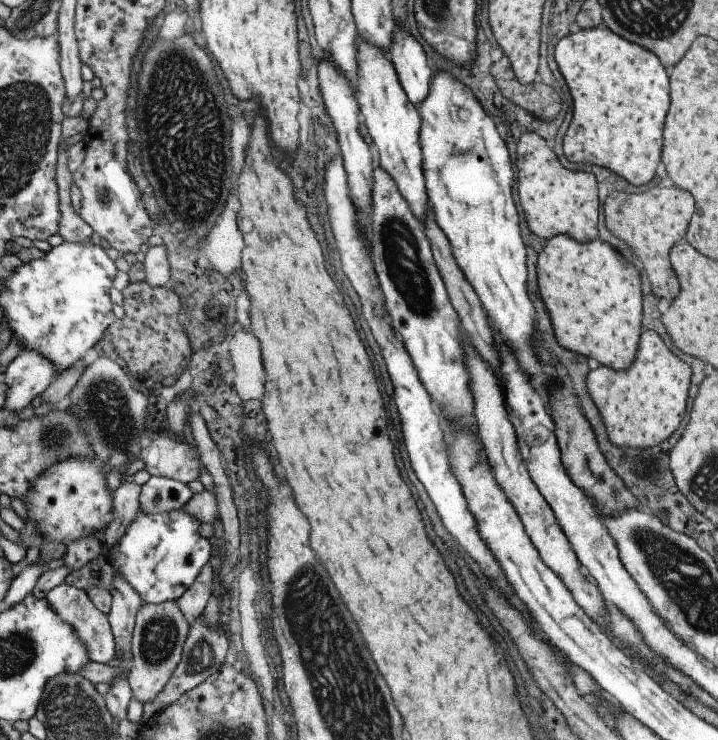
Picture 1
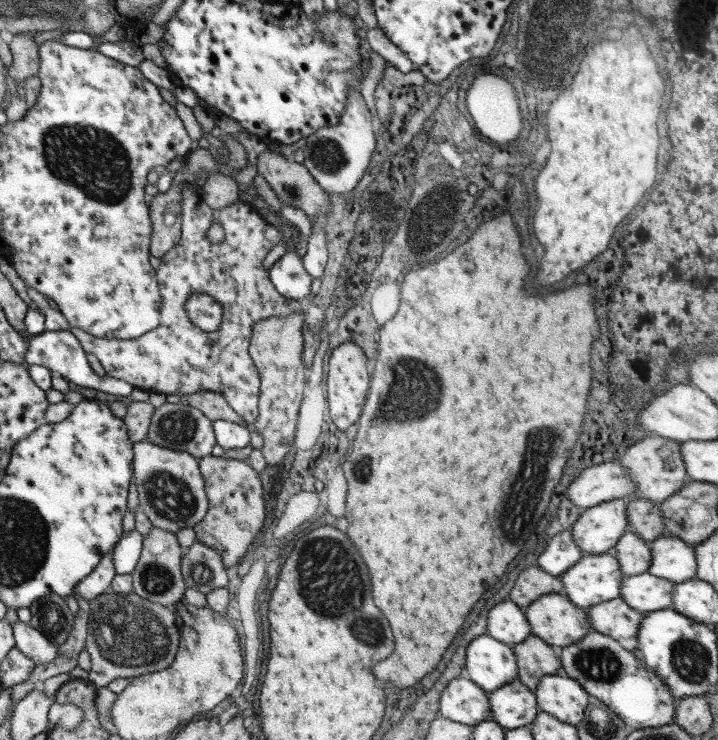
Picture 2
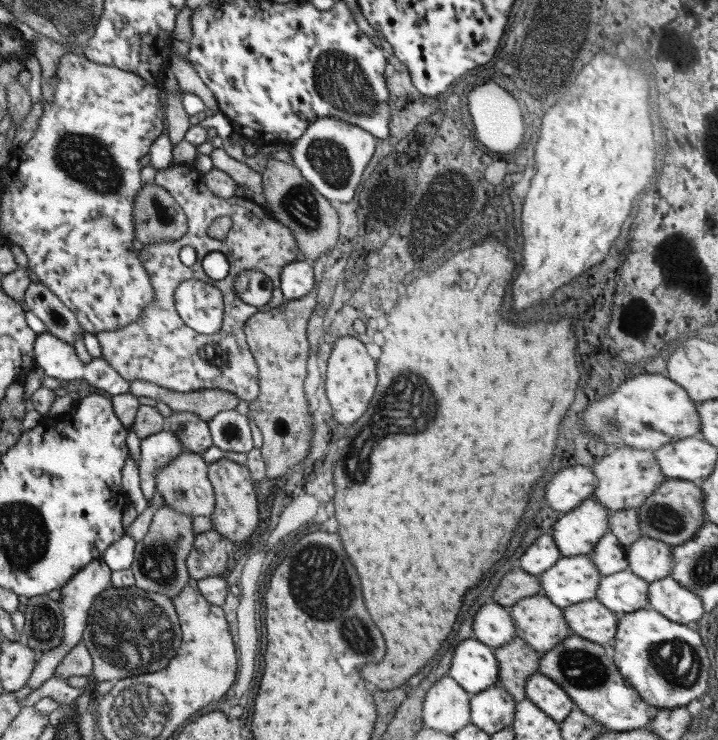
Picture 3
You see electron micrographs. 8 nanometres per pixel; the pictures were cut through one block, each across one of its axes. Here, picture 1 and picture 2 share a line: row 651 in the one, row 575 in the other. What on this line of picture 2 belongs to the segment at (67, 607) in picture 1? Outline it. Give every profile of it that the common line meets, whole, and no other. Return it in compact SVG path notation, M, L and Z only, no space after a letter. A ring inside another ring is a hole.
M110 552L101 558L101 561L95 568L87 574L86 578L79 580L77 585L73 588L72 594L77 592L79 598L83 601L91 601L98 594L109 590L110 583L116 575L111 561Z

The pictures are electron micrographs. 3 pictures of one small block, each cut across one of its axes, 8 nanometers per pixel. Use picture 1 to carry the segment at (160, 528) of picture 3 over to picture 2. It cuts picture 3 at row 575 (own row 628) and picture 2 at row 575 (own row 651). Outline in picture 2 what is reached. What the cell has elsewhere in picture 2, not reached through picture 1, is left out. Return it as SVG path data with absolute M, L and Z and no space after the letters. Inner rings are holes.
M152 526L147 534L142 536L142 551L134 570L130 573L132 592L154 604L173 608L177 602L182 600L185 590L185 583L180 574L180 561L183 553L184 550L177 543L174 532Z

